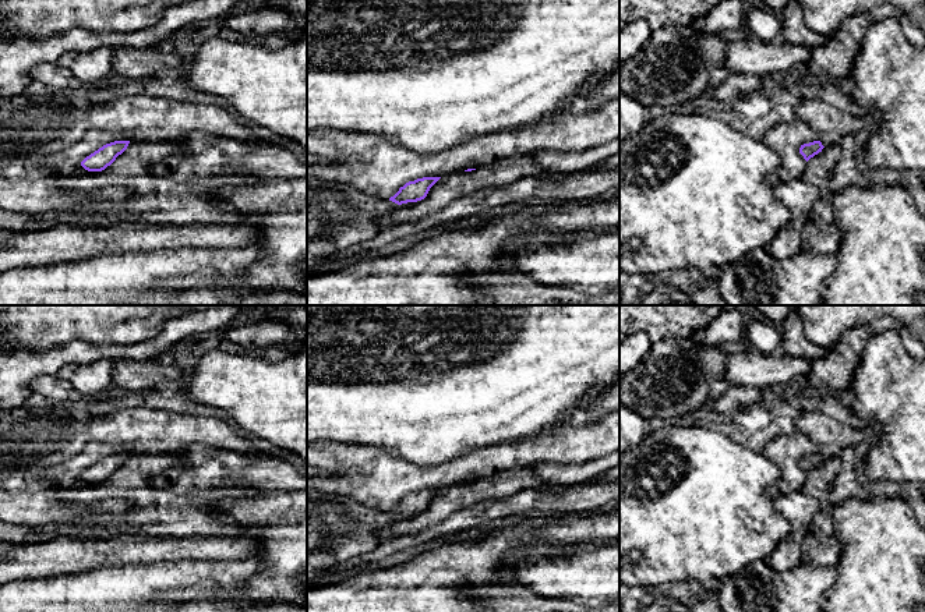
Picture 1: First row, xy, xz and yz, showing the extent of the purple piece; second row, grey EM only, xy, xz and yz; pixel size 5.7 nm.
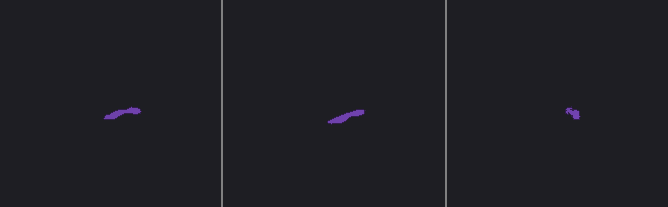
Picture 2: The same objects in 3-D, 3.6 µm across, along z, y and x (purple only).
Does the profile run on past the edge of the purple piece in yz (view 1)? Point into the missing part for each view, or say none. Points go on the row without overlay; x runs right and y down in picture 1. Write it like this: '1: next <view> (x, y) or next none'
1: next none

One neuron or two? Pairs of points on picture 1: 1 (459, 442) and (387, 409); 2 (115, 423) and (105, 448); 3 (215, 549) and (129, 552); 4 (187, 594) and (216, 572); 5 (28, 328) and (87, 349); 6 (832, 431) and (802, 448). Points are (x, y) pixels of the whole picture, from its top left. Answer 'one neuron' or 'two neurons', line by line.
1: one neuron
2: two neurons
3: one neuron
4: two neurons
5: two neurons
6: two neurons

